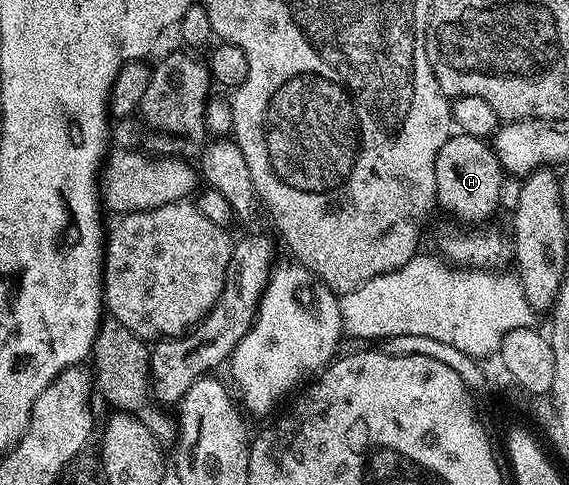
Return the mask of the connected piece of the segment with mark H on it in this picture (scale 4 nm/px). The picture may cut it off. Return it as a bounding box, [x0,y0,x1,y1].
[435,134,503,226]

